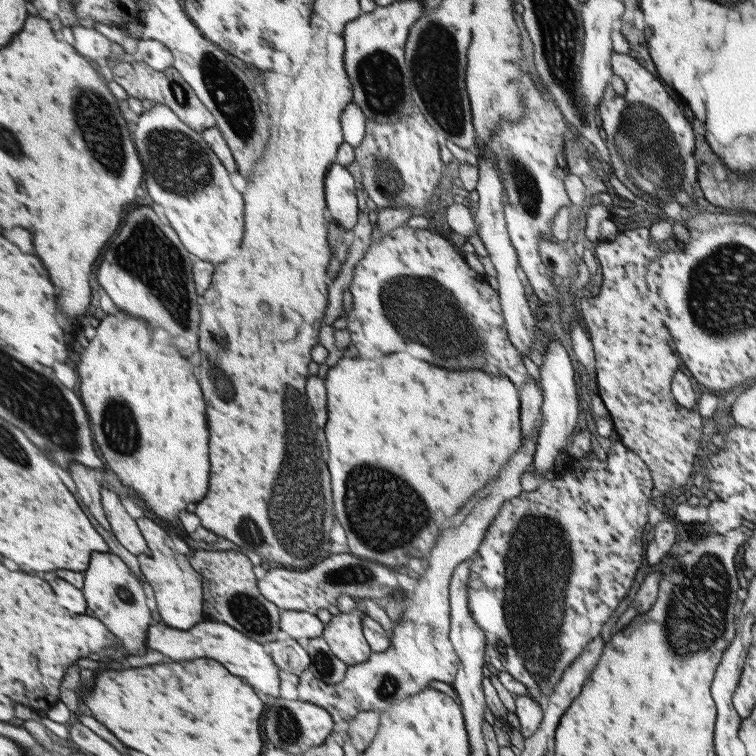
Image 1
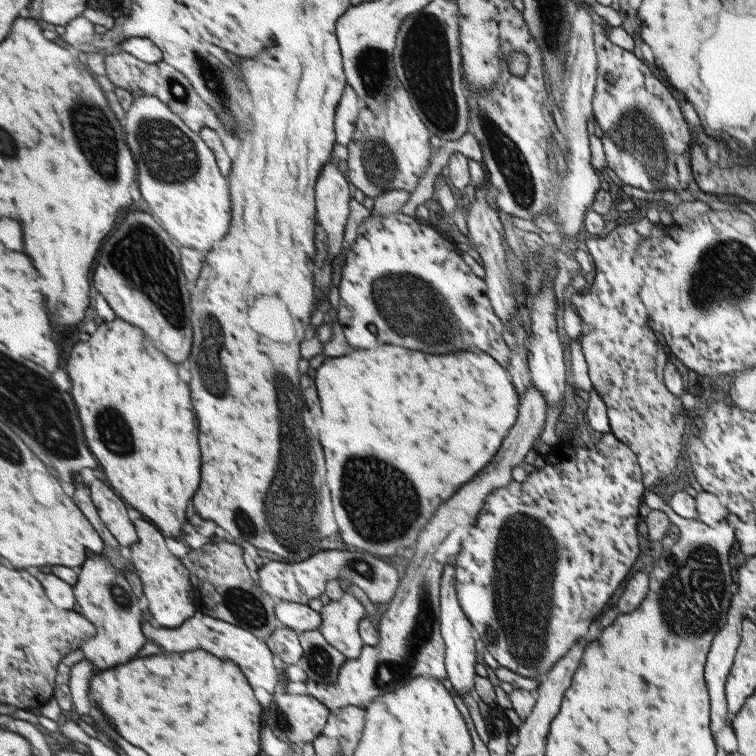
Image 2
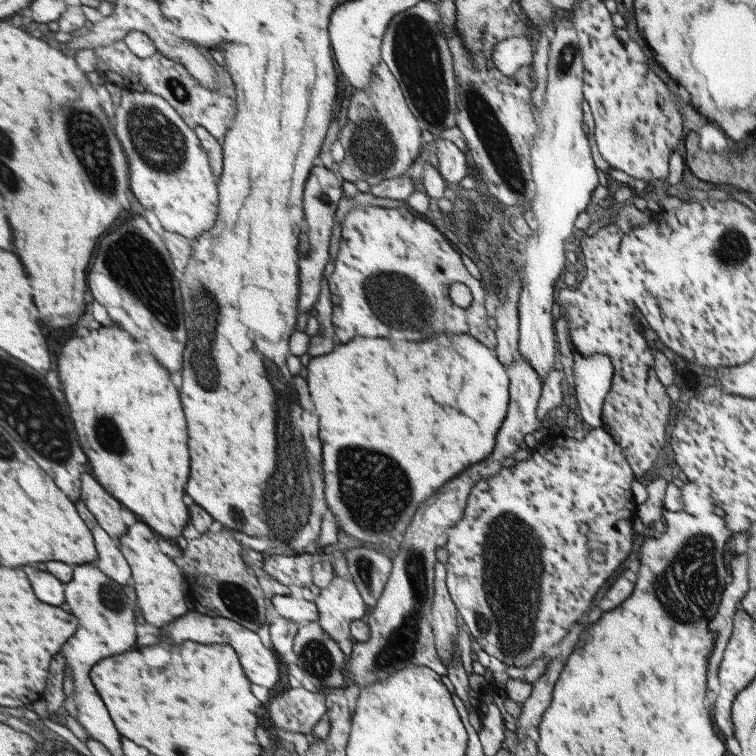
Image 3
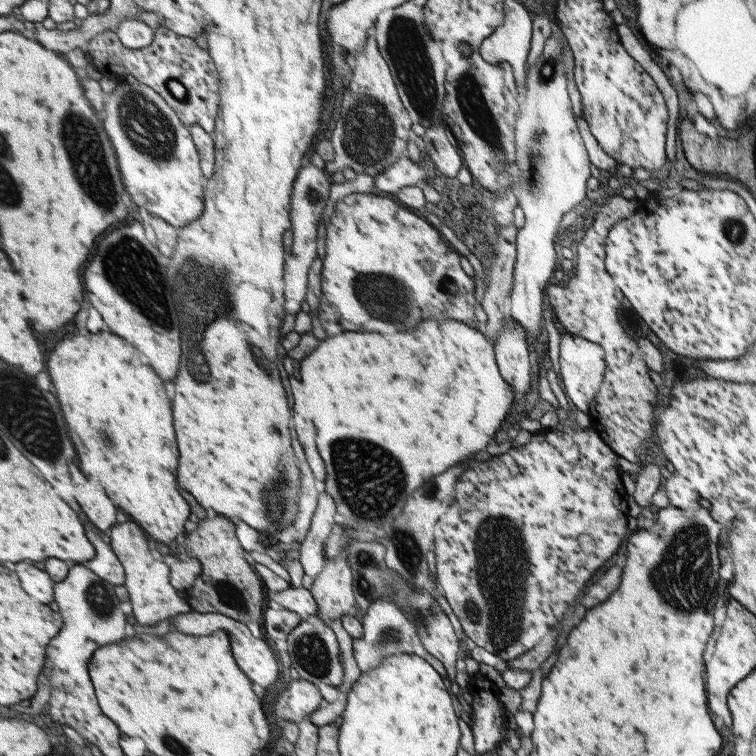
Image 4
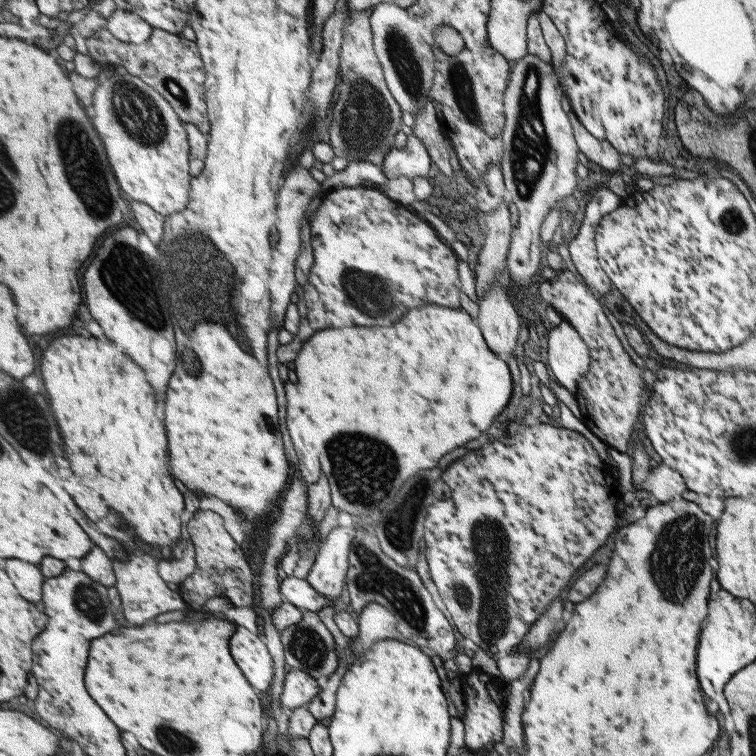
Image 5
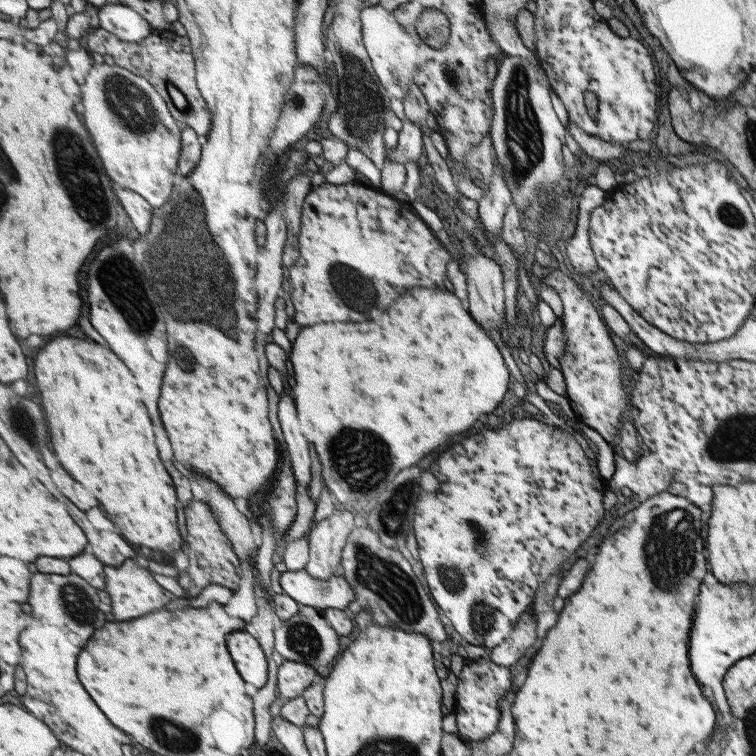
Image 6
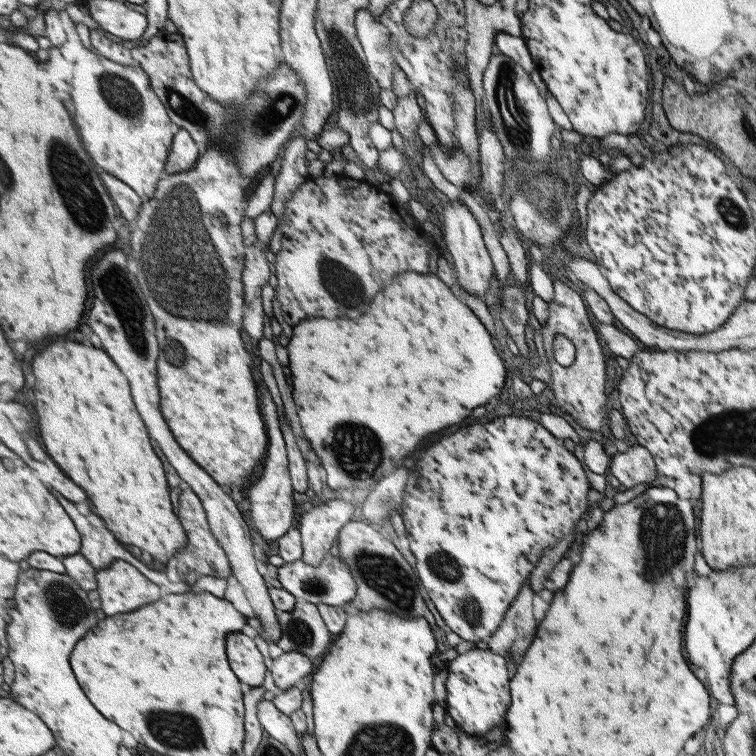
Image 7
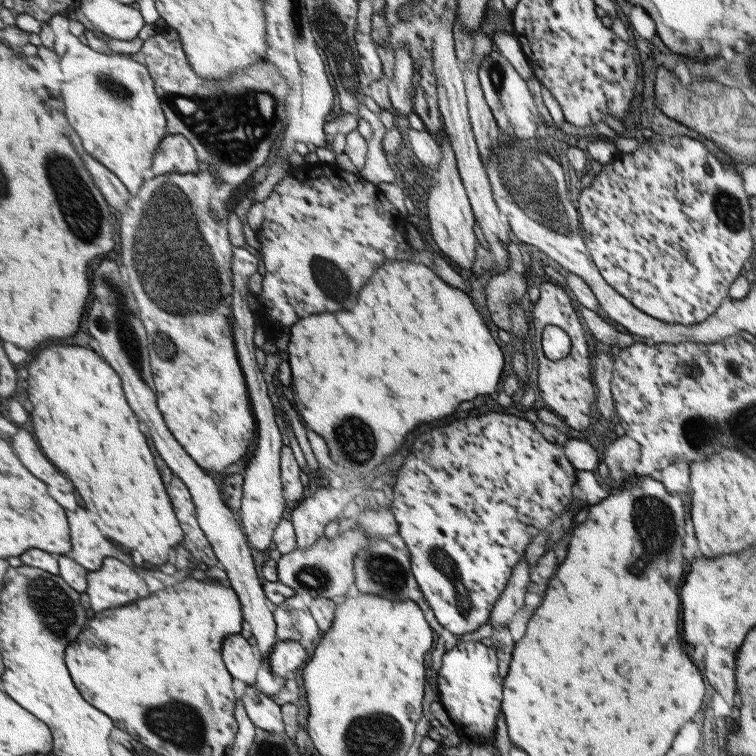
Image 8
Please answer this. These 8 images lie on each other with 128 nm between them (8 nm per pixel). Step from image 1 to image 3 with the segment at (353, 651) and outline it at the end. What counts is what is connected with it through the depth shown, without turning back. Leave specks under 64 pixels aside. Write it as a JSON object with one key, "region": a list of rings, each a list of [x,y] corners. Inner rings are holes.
{"region":[[[334,574],[330,585],[321,589],[315,603],[320,610],[317,620],[320,626],[338,643],[344,654],[352,653],[355,639],[350,634],[350,625],[353,620],[365,620],[368,614],[368,604],[364,602],[355,582]]]}

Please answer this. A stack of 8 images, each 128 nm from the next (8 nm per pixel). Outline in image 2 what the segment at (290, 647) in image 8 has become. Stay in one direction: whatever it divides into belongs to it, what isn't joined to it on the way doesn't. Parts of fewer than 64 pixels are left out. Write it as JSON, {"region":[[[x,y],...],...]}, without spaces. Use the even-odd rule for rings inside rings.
{"region":[[[275,693],[268,712],[268,726],[274,735],[288,745],[298,748],[322,733],[330,712],[313,696]]]}

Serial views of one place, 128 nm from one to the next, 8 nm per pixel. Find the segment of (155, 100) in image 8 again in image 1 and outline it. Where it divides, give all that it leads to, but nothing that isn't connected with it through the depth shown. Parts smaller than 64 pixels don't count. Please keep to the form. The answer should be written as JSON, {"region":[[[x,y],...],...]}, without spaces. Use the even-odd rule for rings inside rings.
{"region":[[[154,103],[139,115],[134,124],[134,144],[138,144],[138,156],[146,164],[146,188],[150,198],[164,208],[169,224],[181,238],[182,244],[194,256],[208,260],[212,264],[222,263],[240,253],[240,243],[244,235],[244,198],[233,186],[230,173],[202,134],[191,130],[187,124],[166,104]]]}

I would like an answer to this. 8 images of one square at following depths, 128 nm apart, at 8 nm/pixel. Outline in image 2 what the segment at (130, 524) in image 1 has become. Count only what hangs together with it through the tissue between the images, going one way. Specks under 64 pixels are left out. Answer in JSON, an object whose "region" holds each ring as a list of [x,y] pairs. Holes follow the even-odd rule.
{"region":[[[98,479],[92,484],[92,498],[100,508],[104,522],[110,532],[116,536],[118,544],[130,546],[138,541],[134,523],[128,517],[124,501],[118,496],[113,487]]]}

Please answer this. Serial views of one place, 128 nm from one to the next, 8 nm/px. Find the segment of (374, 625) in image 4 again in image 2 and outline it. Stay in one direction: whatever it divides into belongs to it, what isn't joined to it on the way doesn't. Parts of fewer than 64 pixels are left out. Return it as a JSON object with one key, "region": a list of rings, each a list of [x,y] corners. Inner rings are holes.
{"region":[[[532,384],[526,387],[526,391],[520,393],[518,415],[516,422],[512,425],[512,429],[508,430],[506,438],[502,440],[502,446],[498,448],[496,456],[492,458],[490,464],[486,464],[482,468],[482,472],[478,472],[474,476],[474,480],[470,484],[466,484],[466,488],[458,488],[458,494],[450,500],[446,500],[440,508],[436,508],[434,516],[428,520],[424,532],[418,534],[418,542],[416,542],[416,550],[412,560],[407,560],[406,575],[399,579],[398,587],[394,597],[390,599],[386,612],[382,612],[380,622],[378,623],[378,632],[380,639],[374,646],[364,644],[362,654],[356,659],[347,659],[340,667],[338,678],[333,683],[322,684],[315,680],[308,679],[306,683],[306,693],[318,699],[322,704],[329,708],[330,712],[334,712],[346,706],[362,706],[365,708],[372,699],[376,699],[380,695],[394,691],[398,687],[398,681],[406,681],[416,676],[431,676],[437,679],[447,678],[446,664],[444,664],[444,655],[446,655],[446,644],[442,640],[440,632],[440,577],[442,571],[448,564],[448,556],[458,556],[462,541],[470,534],[470,529],[476,525],[478,513],[482,509],[482,503],[486,499],[486,495],[490,495],[496,488],[506,487],[512,478],[512,469],[518,467],[520,462],[524,461],[526,454],[532,448],[536,448],[539,436],[544,430],[546,422],[547,403],[541,392],[536,390]]]}

